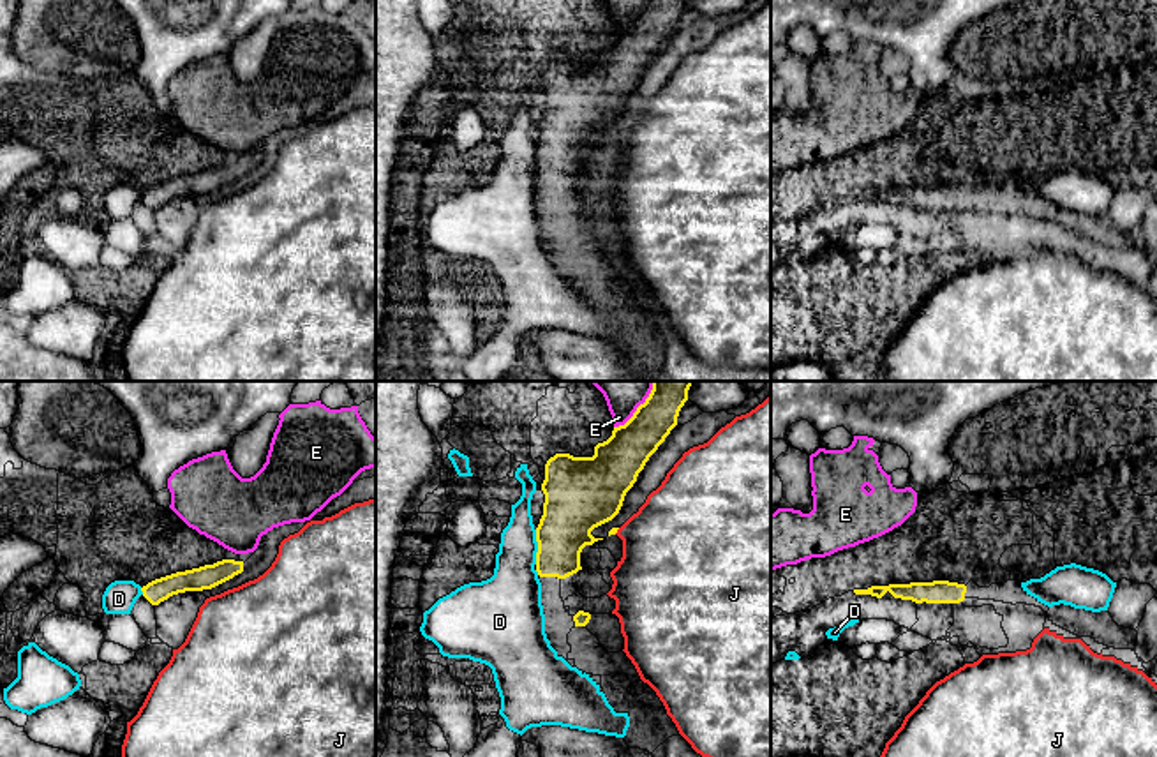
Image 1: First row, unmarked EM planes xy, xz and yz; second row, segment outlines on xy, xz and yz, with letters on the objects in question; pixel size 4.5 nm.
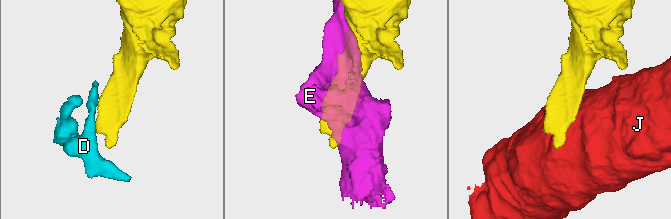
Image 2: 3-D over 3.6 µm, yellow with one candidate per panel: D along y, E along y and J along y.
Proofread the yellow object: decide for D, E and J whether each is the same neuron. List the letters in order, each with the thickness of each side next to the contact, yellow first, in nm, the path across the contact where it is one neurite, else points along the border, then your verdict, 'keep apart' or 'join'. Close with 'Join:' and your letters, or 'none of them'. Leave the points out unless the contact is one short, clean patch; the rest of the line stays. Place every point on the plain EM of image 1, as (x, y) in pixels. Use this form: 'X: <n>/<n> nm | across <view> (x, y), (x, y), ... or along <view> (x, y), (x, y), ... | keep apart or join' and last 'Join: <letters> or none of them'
D: 280/260 nm | keep apart
E: 220/120 nm | keep apart
J: 30/420 nm | along xz (619, 133), (614, 138) | keep apart
Join: none of them

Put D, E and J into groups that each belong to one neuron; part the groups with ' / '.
D / E / J

